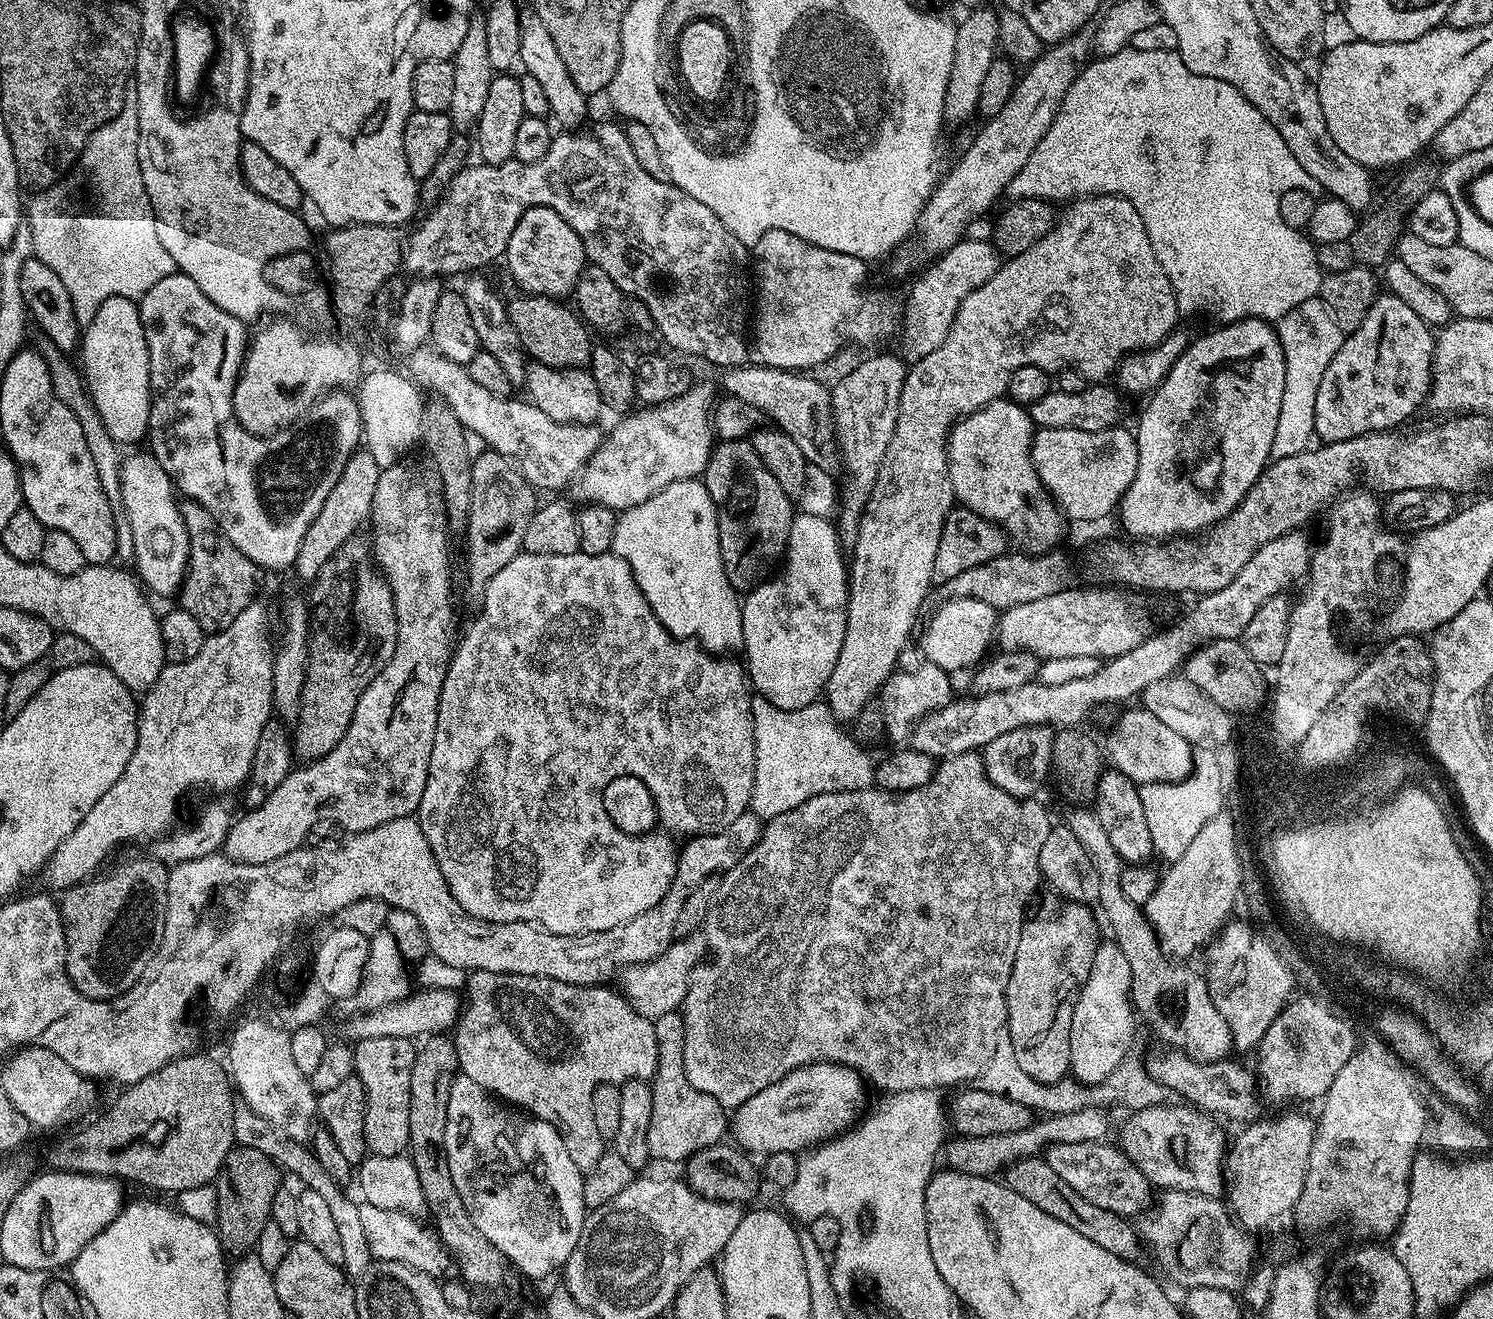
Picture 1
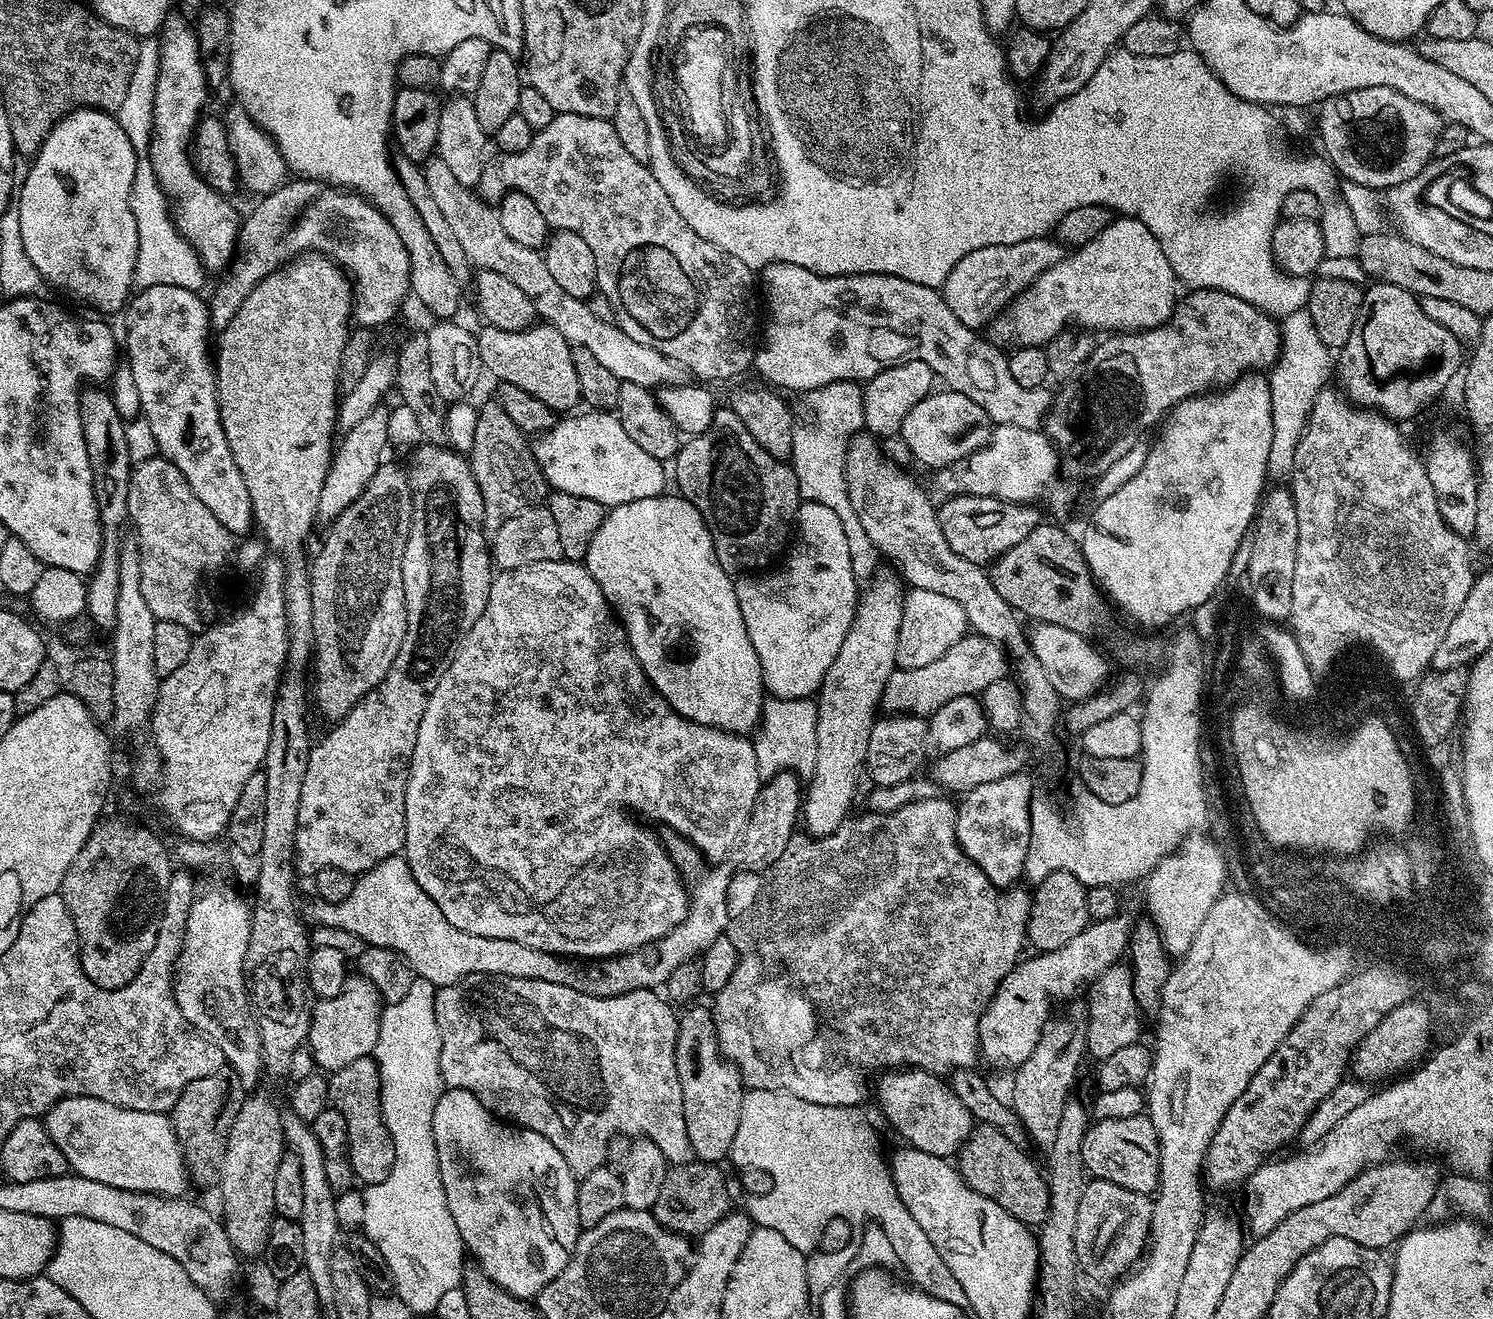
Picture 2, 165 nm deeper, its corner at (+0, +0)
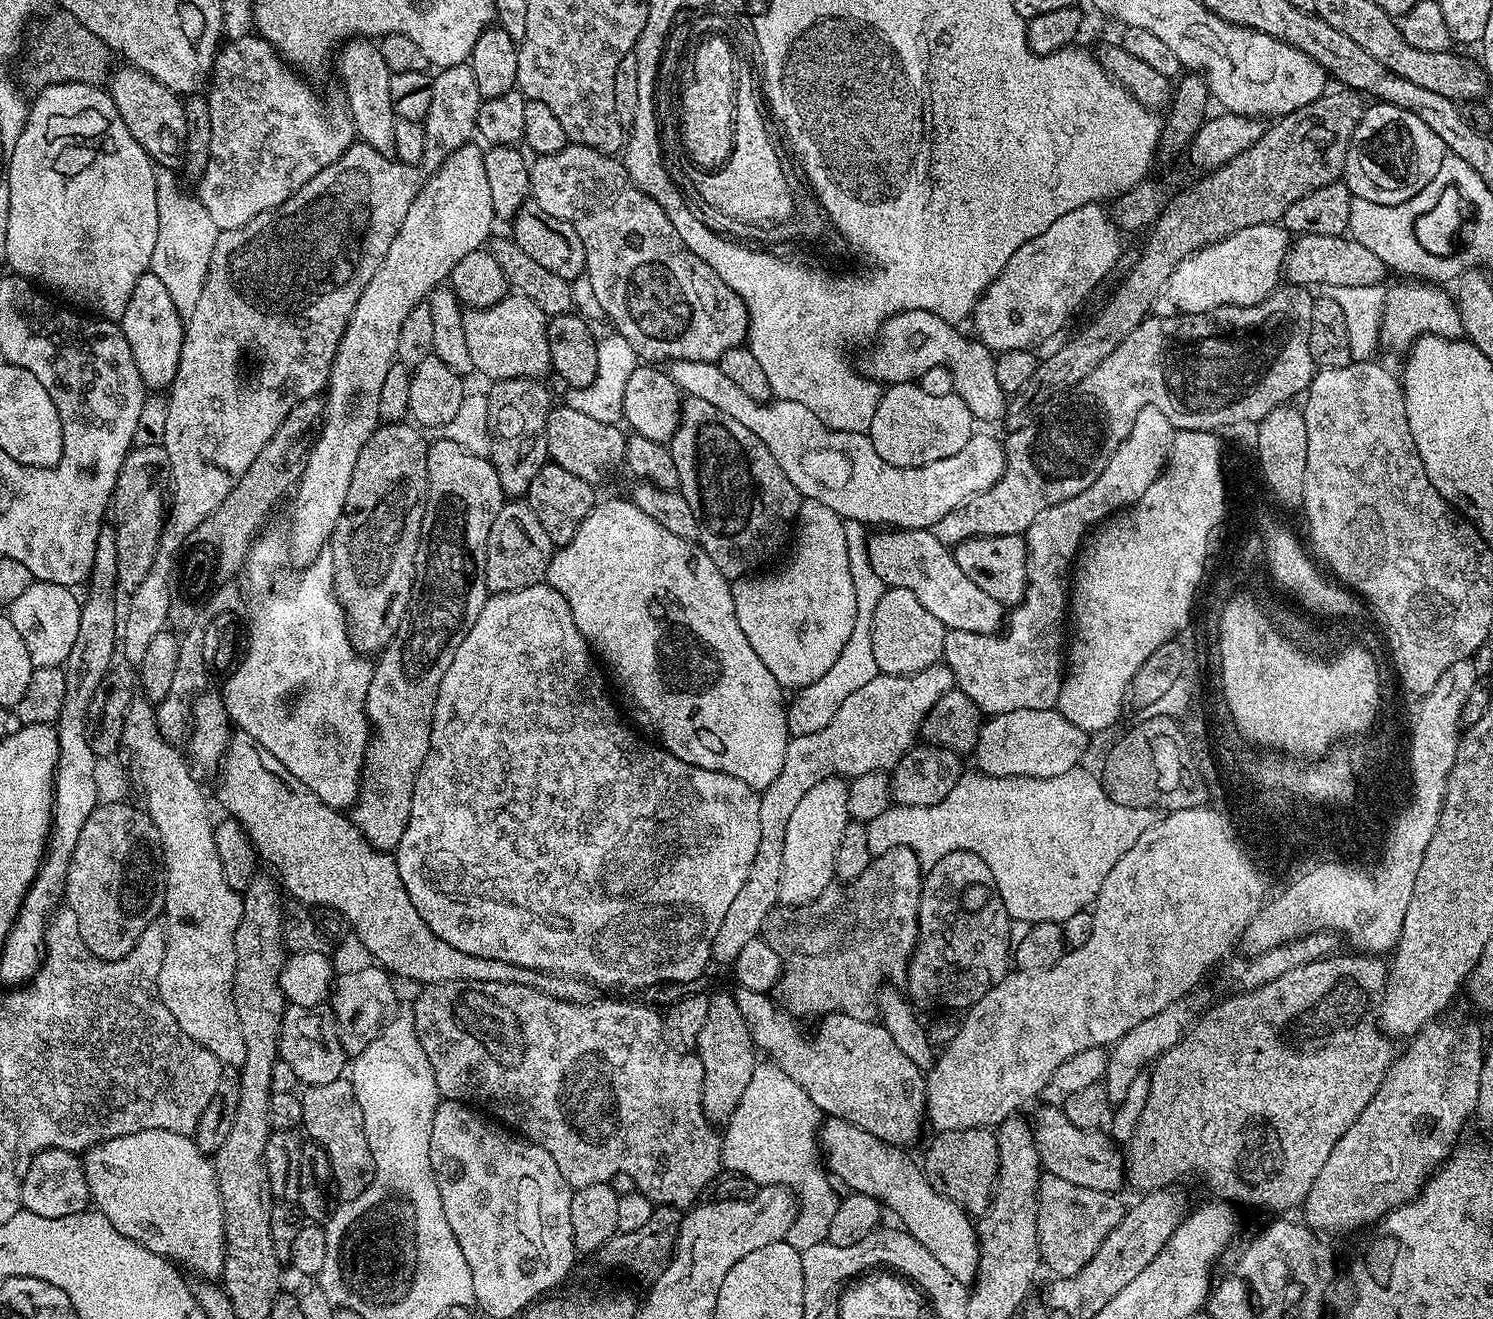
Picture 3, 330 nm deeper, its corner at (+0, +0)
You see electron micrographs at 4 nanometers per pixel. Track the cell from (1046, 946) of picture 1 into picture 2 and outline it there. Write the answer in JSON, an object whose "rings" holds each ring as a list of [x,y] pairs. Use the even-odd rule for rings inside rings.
{"rings":[[[1049,1023],[1044,1033],[1040,1035],[1038,1046],[1015,1069],[1010,1083],[1013,1096],[1010,1107],[1019,1118],[1024,1128],[1025,1137],[1033,1140],[1043,1150],[1054,1146],[1054,1138],[1058,1135],[1058,1122],[1062,1122],[1062,1110],[1068,1105],[1072,1086],[1076,1082],[1076,1074],[1080,1070],[1080,1056],[1076,1053],[1076,1028],[1072,1024]]]}

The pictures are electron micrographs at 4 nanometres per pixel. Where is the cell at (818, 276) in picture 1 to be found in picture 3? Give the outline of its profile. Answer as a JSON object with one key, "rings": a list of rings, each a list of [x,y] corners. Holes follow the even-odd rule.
{"rings":[[[926,310],[899,312],[880,325],[872,349],[862,364],[869,379],[880,384],[907,384],[924,376],[934,366],[944,366],[951,371],[953,393],[970,408],[975,421],[1001,421],[1007,408],[1008,396],[995,377],[996,356],[979,339],[967,340],[955,323],[938,318]]]}

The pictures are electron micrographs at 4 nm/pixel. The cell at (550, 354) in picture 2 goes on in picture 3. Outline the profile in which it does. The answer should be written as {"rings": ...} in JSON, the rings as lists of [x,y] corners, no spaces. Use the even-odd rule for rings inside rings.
{"rings":[[[509,294],[504,296],[494,306],[489,308],[470,308],[464,313],[464,321],[462,322],[462,334],[466,334],[466,346],[470,350],[470,362],[473,369],[478,373],[481,372],[484,376],[489,376],[489,381],[495,382],[497,380],[509,380],[510,378],[530,378],[531,380],[538,380],[549,375],[552,363],[550,362],[550,342],[546,342],[546,330],[548,329],[549,317],[530,300],[530,298],[519,295]]]}

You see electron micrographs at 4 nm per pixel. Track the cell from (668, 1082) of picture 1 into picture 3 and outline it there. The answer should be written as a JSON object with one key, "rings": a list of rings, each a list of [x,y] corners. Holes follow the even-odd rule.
{"rings":[[[731,991],[711,993],[708,996],[706,1023],[698,1034],[694,1052],[704,1067],[702,1110],[711,1124],[723,1126],[734,1114],[758,1063],[758,1049],[752,1041],[746,1018],[742,1018],[742,1010],[738,1010],[738,1002],[734,1002]]]}

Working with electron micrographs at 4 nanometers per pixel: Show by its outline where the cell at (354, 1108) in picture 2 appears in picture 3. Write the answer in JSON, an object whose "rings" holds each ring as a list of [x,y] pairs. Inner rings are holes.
{"rings":[[[341,1078],[334,1082],[305,1087],[300,1101],[303,1135],[311,1143],[326,1150],[326,1158],[330,1158],[335,1195],[337,1192],[341,1201],[358,1198],[366,1190],[366,1186],[370,1186],[376,1163],[364,1129],[362,1106],[358,1106],[358,1098],[354,1094],[351,1079]]]}

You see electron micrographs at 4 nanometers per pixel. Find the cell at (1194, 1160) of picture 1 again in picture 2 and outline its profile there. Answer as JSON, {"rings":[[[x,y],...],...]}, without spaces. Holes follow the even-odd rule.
{"rings":[[[1147,1115],[1096,1120],[1082,1138],[1081,1154],[1089,1177],[1109,1180],[1135,1192],[1152,1194],[1157,1191],[1160,1183],[1160,1139]]]}

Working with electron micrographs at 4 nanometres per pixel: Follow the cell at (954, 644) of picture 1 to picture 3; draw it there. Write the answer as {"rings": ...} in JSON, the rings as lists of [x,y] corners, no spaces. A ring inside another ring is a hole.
{"rings":[[[888,588],[872,619],[874,659],[879,671],[886,676],[913,676],[915,672],[925,672],[930,666],[941,663],[945,631],[942,622],[938,622],[910,590]]]}

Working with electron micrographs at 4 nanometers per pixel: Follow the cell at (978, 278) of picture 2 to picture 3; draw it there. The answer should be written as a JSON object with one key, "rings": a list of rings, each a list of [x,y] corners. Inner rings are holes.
{"rings":[[[1103,203],[1078,206],[1078,210],[1062,214],[1062,218],[1058,218],[1058,222],[1042,230],[1042,234],[1030,238],[1026,246],[1014,250],[998,278],[994,278],[991,286],[976,301],[975,335],[980,343],[985,344],[993,354],[1006,350],[1039,349],[1039,344],[1050,339],[1075,314],[1076,307],[1107,278],[1108,271],[1116,268],[1116,259],[1122,251],[1120,239],[1122,233]]]}

